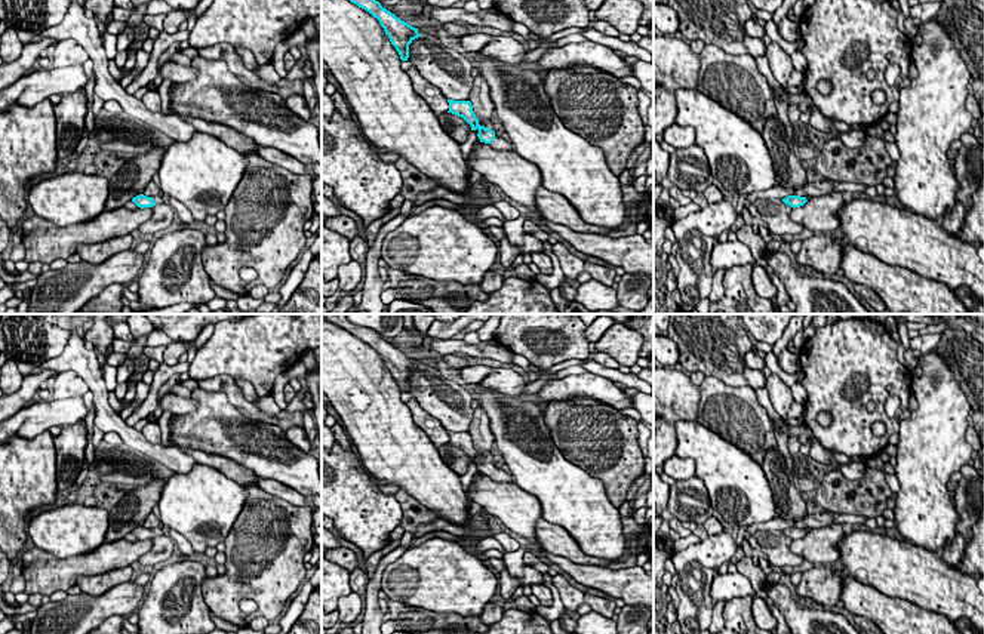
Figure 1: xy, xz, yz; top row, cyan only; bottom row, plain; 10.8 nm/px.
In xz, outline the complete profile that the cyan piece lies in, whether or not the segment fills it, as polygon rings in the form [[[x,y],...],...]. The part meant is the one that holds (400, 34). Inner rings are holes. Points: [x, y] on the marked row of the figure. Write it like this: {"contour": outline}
{"contour": [[[350,0],[359,7],[369,12],[373,18],[376,18],[388,36],[391,44],[400,55],[402,61],[408,61],[409,58],[409,44],[421,37],[418,28],[409,25],[408,22],[397,18],[394,13],[381,6],[376,0]]]}

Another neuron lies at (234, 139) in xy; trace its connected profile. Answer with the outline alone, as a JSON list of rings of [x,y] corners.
[[[184,116],[178,117],[193,124],[199,132],[218,136],[222,142],[225,142],[228,147],[234,148],[240,154],[245,154],[246,151],[259,147],[250,138],[243,136],[242,133],[236,132],[228,126],[219,123],[207,123],[206,120],[202,120],[199,117],[184,117]]]

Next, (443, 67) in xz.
[[[427,33],[412,40],[408,61],[448,99],[470,101],[474,79],[468,56],[443,46],[440,39]]]

